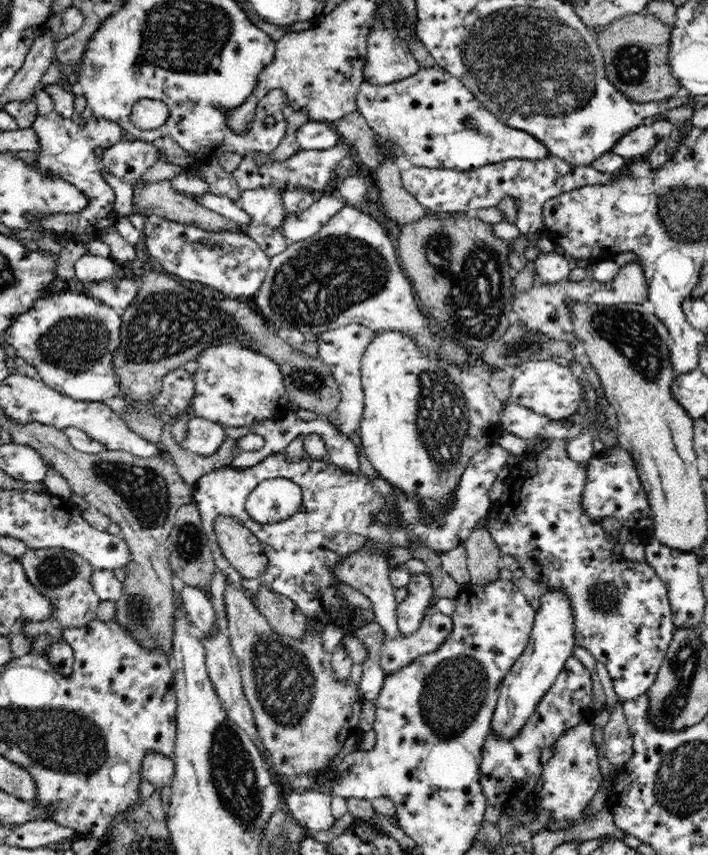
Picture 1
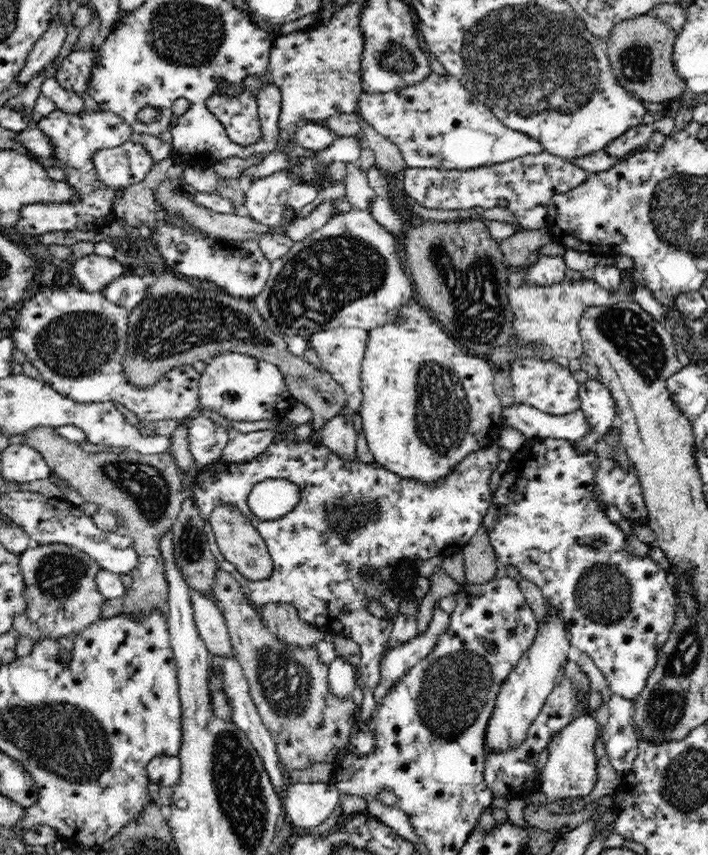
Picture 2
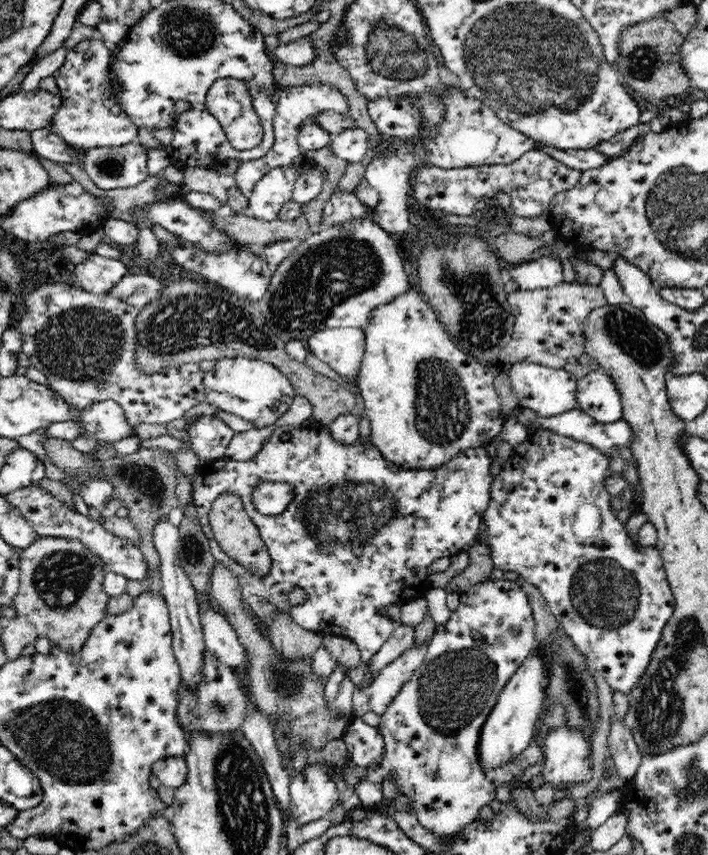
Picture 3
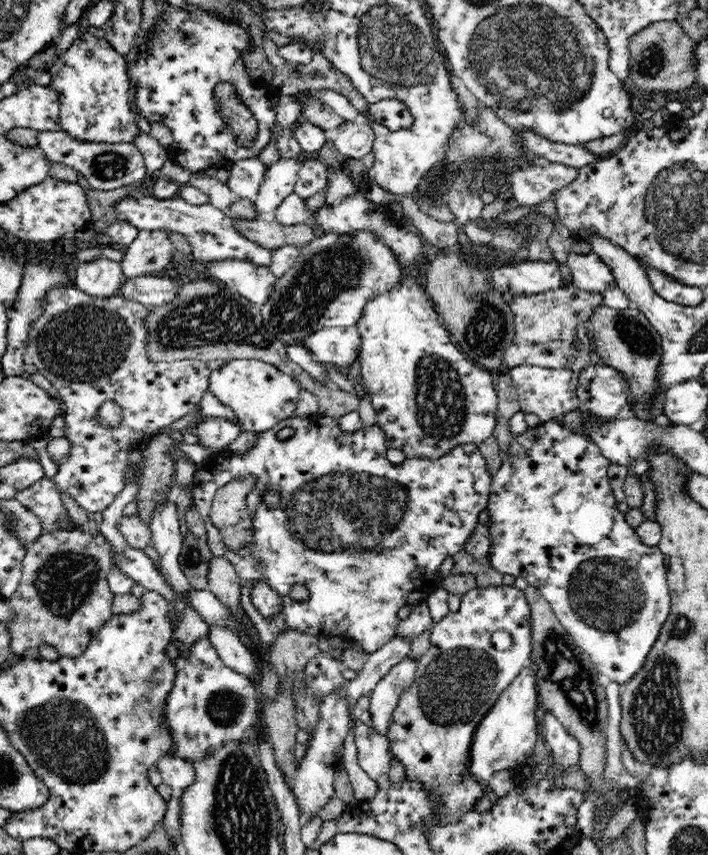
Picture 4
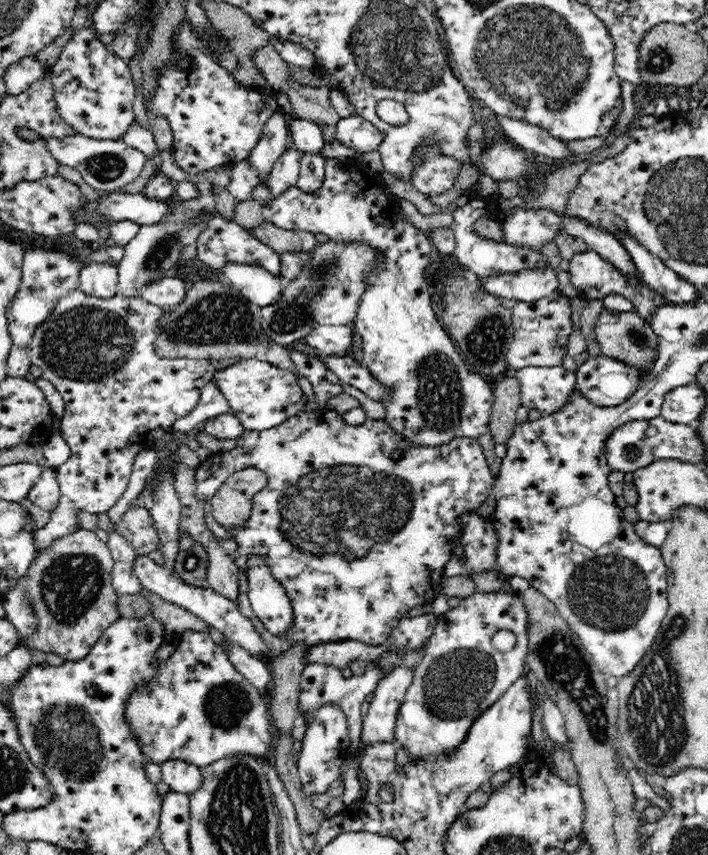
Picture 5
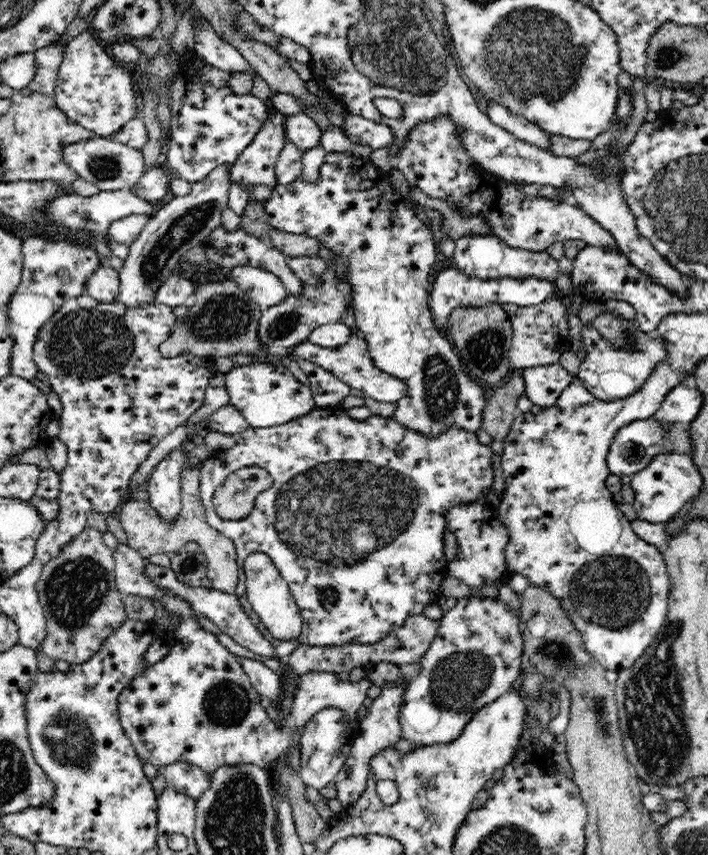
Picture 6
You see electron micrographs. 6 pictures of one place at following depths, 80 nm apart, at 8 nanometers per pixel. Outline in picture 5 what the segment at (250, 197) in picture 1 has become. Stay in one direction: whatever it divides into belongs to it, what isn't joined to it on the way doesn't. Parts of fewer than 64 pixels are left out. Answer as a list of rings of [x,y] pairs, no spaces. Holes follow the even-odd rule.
[[[290,148],[290,150],[285,150],[273,164],[272,173],[269,174],[268,181],[264,182],[272,196],[269,202],[263,203],[264,206],[269,207],[272,200],[278,199],[288,188],[297,184],[300,173],[300,156],[302,154],[298,149]]]

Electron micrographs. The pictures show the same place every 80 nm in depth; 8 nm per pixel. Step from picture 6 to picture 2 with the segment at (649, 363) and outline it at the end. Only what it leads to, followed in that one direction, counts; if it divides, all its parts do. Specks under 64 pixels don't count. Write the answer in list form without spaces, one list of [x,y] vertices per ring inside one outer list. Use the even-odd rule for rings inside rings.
[[[594,378],[579,384],[579,401],[580,409],[587,416],[590,432],[572,443],[581,454],[590,454],[595,449],[596,442],[608,433],[614,424],[617,417],[616,401],[612,399],[608,387]]]

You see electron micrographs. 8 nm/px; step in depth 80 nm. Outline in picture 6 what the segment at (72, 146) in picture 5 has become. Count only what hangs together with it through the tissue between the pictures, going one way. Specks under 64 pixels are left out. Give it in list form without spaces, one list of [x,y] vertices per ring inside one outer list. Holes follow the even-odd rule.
[[[95,135],[92,138],[86,138],[86,140],[66,144],[66,146],[62,146],[62,157],[74,172],[104,192],[130,190],[138,183],[139,178],[145,174],[146,164],[142,151],[109,137]]]

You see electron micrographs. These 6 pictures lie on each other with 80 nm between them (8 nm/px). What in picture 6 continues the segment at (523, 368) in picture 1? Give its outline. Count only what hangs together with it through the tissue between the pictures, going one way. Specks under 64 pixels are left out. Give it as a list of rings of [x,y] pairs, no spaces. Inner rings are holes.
[[[559,362],[524,368],[519,373],[524,379],[526,398],[533,405],[541,406],[542,409],[551,407],[564,388],[575,378],[575,375],[568,372]]]

